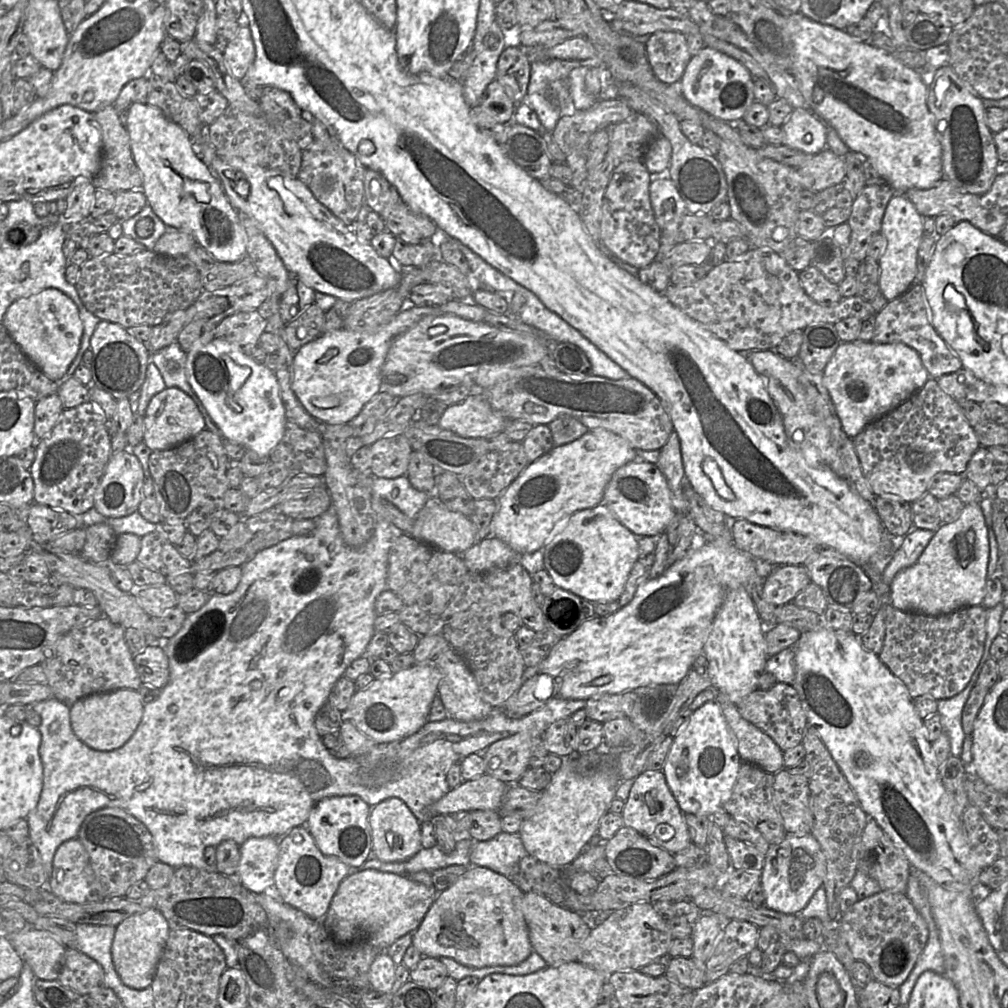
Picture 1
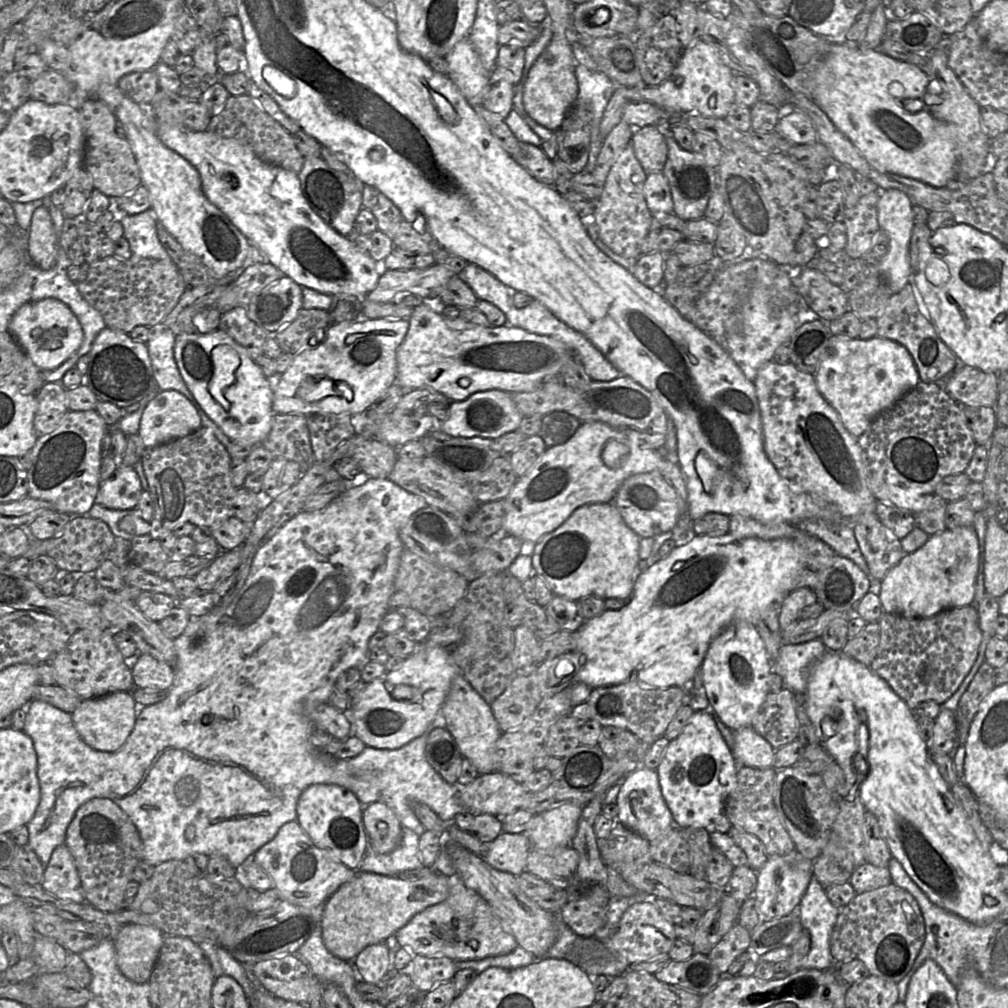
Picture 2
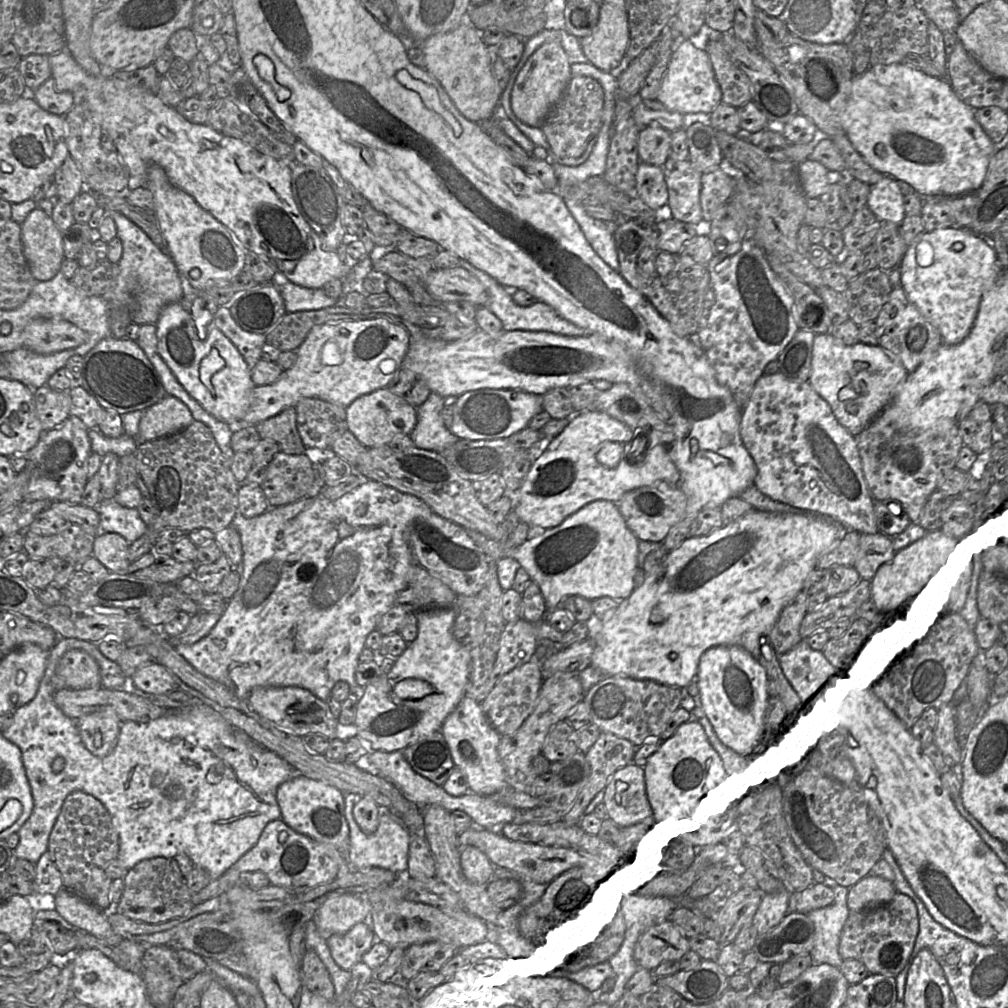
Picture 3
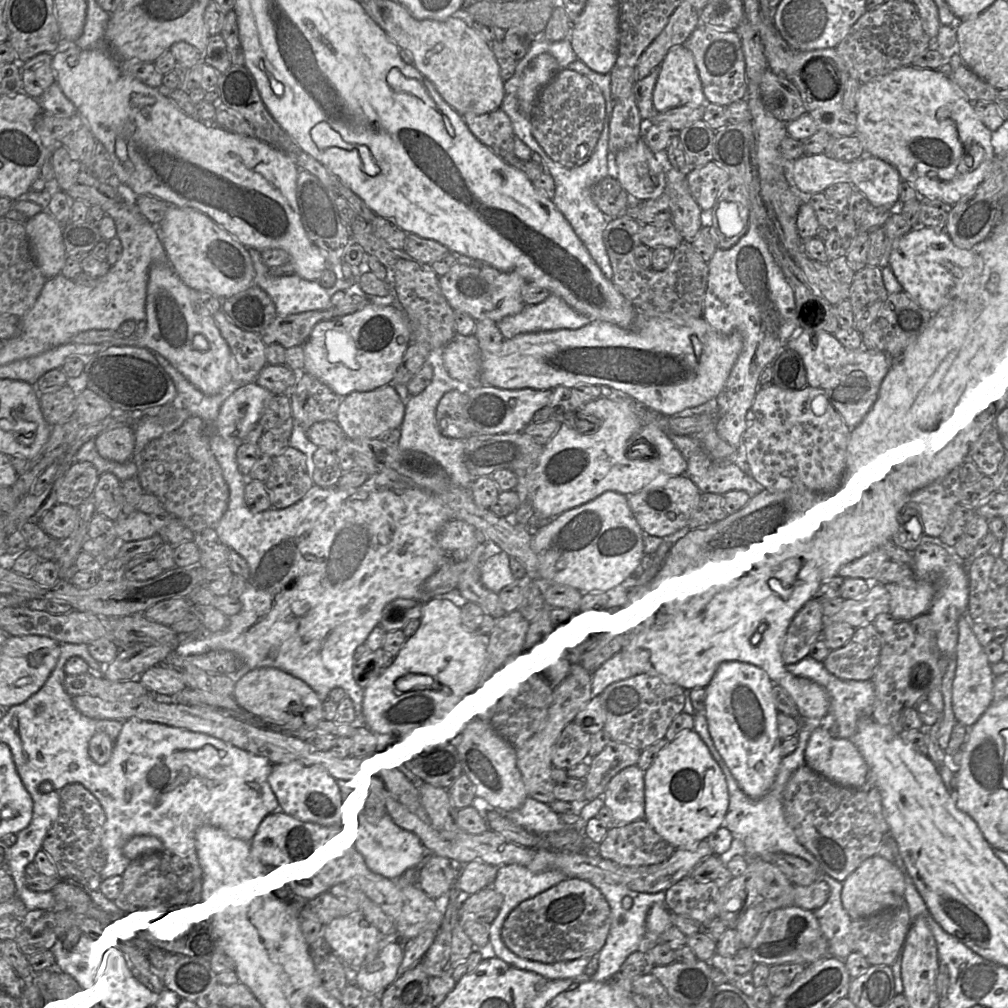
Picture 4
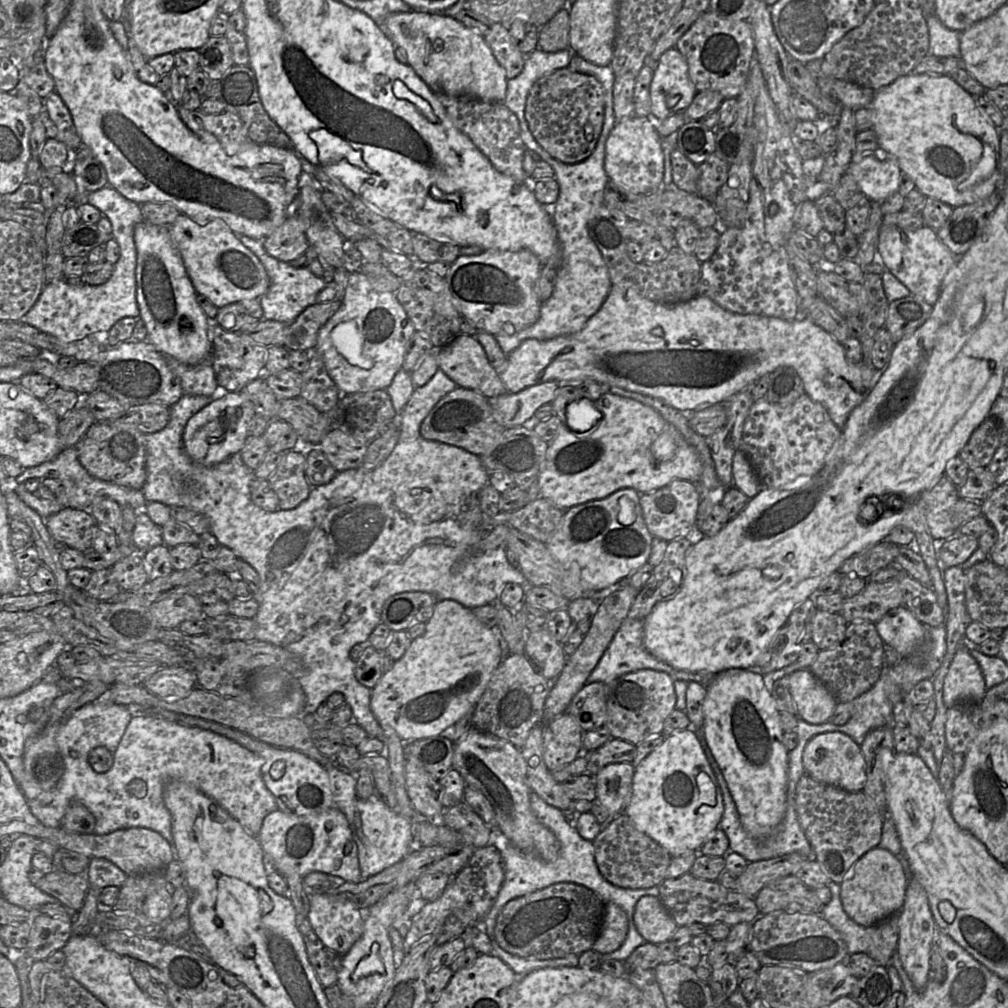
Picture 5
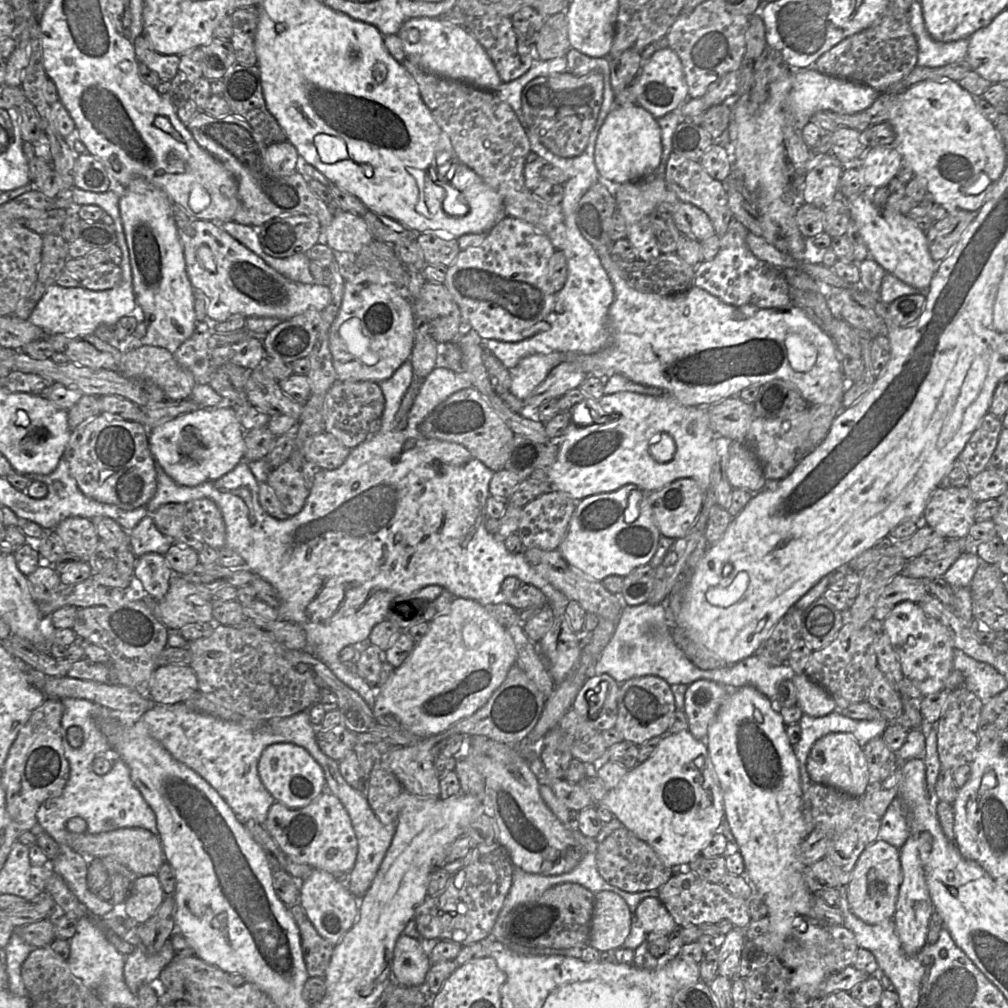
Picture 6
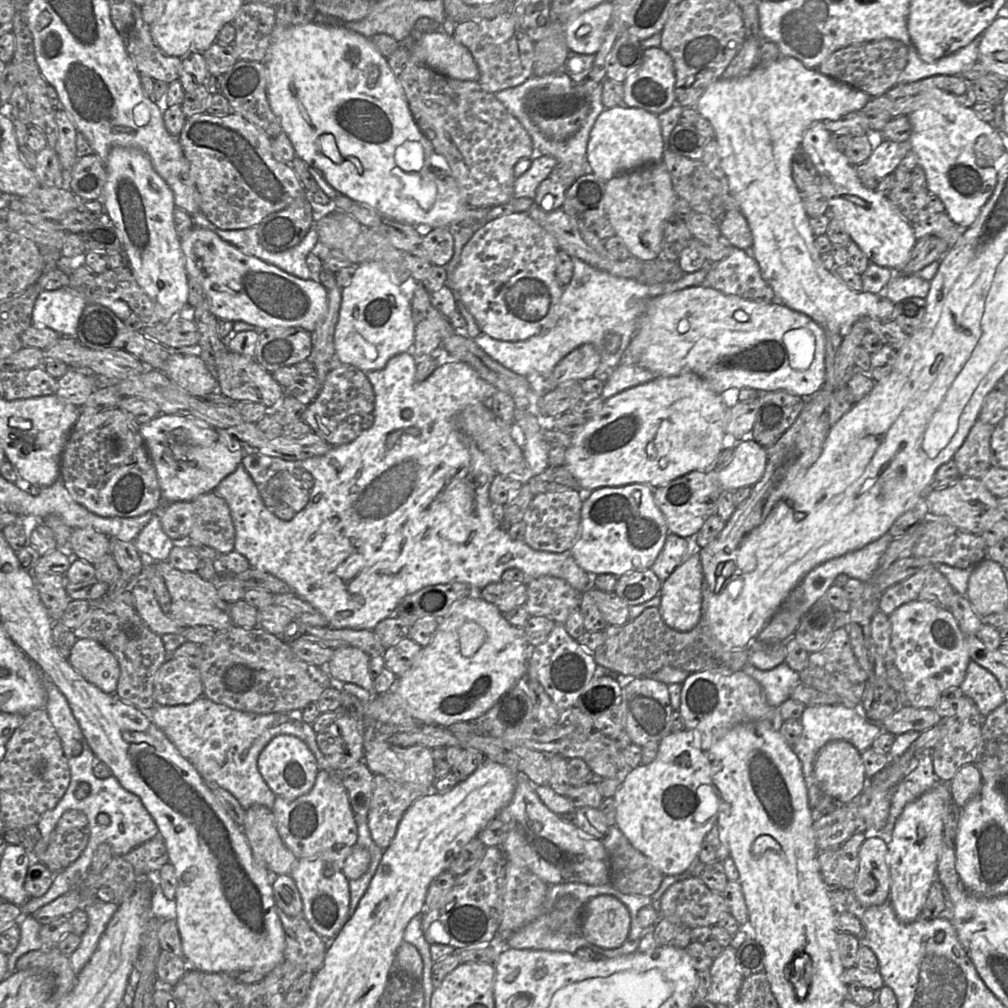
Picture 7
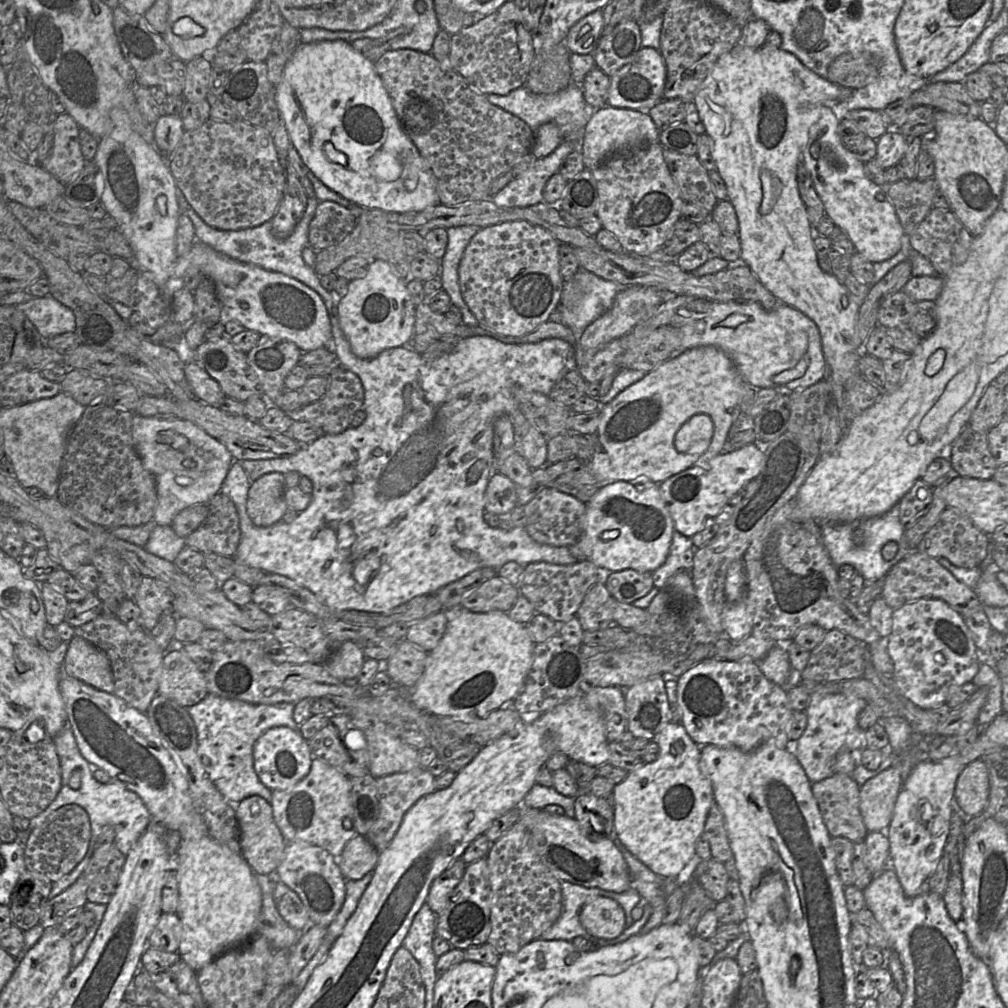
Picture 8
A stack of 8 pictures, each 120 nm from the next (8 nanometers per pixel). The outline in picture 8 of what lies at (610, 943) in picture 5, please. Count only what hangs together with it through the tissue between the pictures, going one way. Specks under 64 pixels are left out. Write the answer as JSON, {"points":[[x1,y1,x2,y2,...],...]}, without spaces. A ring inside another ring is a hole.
{"points":[[597,897,587,902,582,907,579,918,587,932,597,938,617,938,626,928,622,906,608,897]]}

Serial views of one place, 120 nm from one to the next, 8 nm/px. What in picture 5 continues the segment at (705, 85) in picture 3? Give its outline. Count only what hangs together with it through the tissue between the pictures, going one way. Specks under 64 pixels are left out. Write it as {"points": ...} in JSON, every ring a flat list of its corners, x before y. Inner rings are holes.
{"points":[[675,47,668,49,661,55,654,67,654,74,650,85,650,118,657,122,676,112,684,112,691,104,697,92,689,77,688,64,685,57]]}

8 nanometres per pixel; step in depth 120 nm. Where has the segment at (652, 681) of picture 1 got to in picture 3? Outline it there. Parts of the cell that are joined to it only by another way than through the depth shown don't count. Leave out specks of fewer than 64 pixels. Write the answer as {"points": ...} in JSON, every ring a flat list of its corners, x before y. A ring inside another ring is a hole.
{"points":[[754,509,739,520,724,525,705,536,688,537,676,549,669,552,663,562,646,575,643,584,633,593,619,601,618,606,601,621,593,619,590,638,595,643,591,664,606,676,625,676,638,680,653,680,657,683,683,688,697,678,702,655,710,648,719,645,740,646,746,649,759,662,761,645,772,633,782,610,803,591,804,585,812,572,818,569,820,558,839,546,848,529,840,523,817,514,767,513]]}

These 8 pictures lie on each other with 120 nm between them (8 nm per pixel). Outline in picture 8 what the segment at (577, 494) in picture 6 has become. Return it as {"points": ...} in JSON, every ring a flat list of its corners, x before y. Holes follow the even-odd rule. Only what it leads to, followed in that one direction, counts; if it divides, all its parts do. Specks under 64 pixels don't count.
{"points":[[715,346,688,349,647,373,600,408,600,421,592,436,594,452,585,463,603,483,649,478,657,484,694,465,702,465,724,451,729,430,737,417,738,401,746,385,733,361,721,349],[698,414,708,415,713,422,713,436,708,448,701,454,678,452,674,445,676,433,691,417]]}

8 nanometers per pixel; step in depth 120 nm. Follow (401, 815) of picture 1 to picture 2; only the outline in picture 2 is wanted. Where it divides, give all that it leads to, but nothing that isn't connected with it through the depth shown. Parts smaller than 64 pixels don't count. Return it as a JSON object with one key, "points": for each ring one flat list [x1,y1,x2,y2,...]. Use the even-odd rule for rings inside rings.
{"points":[[377,801,364,805,363,822,368,840,375,852,386,854,400,844,402,825,387,804]]}

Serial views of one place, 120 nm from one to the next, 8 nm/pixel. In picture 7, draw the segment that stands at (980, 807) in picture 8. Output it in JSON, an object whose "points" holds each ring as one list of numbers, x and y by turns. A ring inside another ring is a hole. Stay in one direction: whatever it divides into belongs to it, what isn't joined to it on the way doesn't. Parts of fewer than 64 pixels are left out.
{"points":[[974,763,962,766,949,782,949,790,959,808,974,798,982,786,981,773]]}

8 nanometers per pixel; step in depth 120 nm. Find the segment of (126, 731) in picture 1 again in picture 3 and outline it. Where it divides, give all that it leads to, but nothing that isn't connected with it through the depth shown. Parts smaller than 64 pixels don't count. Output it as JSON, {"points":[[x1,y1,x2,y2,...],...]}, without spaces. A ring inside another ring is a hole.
{"points":[[103,707,75,720,84,746,97,757,109,755,115,748,123,722,112,707]]}

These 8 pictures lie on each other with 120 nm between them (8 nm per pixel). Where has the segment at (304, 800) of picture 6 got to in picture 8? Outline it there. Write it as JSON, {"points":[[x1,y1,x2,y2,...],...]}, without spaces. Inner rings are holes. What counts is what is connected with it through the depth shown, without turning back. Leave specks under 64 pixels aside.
{"points":[[273,727,265,731,253,747,253,765,259,780,271,791,288,790,302,780,310,771,312,753,308,740,299,731,289,727]]}

